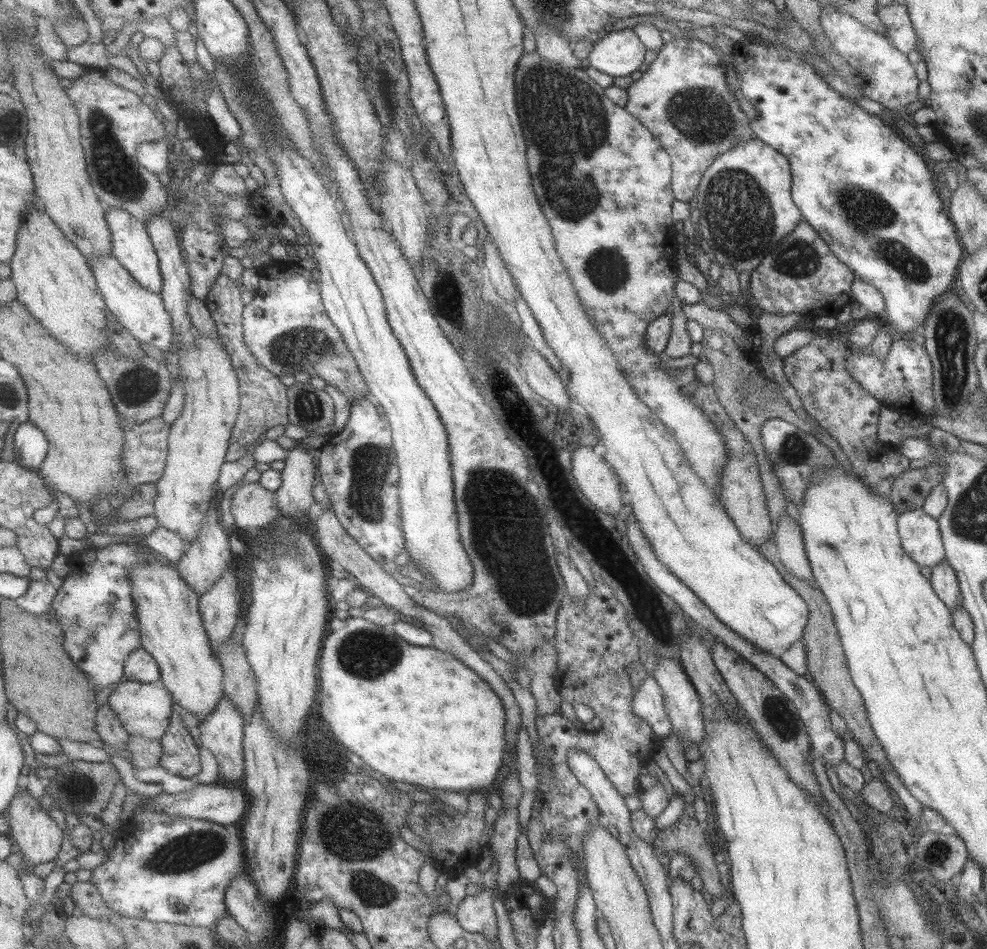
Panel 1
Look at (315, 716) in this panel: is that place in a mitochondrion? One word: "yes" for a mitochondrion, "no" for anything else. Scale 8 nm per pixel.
no

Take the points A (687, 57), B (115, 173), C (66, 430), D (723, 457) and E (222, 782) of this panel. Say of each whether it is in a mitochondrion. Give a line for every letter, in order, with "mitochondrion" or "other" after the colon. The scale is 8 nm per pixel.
A: mitochondrion
B: mitochondrion
C: other
D: other
E: other

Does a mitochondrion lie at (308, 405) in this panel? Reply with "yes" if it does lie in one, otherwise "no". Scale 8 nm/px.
yes

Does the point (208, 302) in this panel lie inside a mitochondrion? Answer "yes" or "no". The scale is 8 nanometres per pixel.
no

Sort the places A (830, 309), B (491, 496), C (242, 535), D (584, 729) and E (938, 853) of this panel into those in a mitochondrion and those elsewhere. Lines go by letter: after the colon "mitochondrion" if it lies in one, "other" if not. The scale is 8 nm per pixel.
A: other
B: mitochondrion
C: other
D: other
E: mitochondrion

